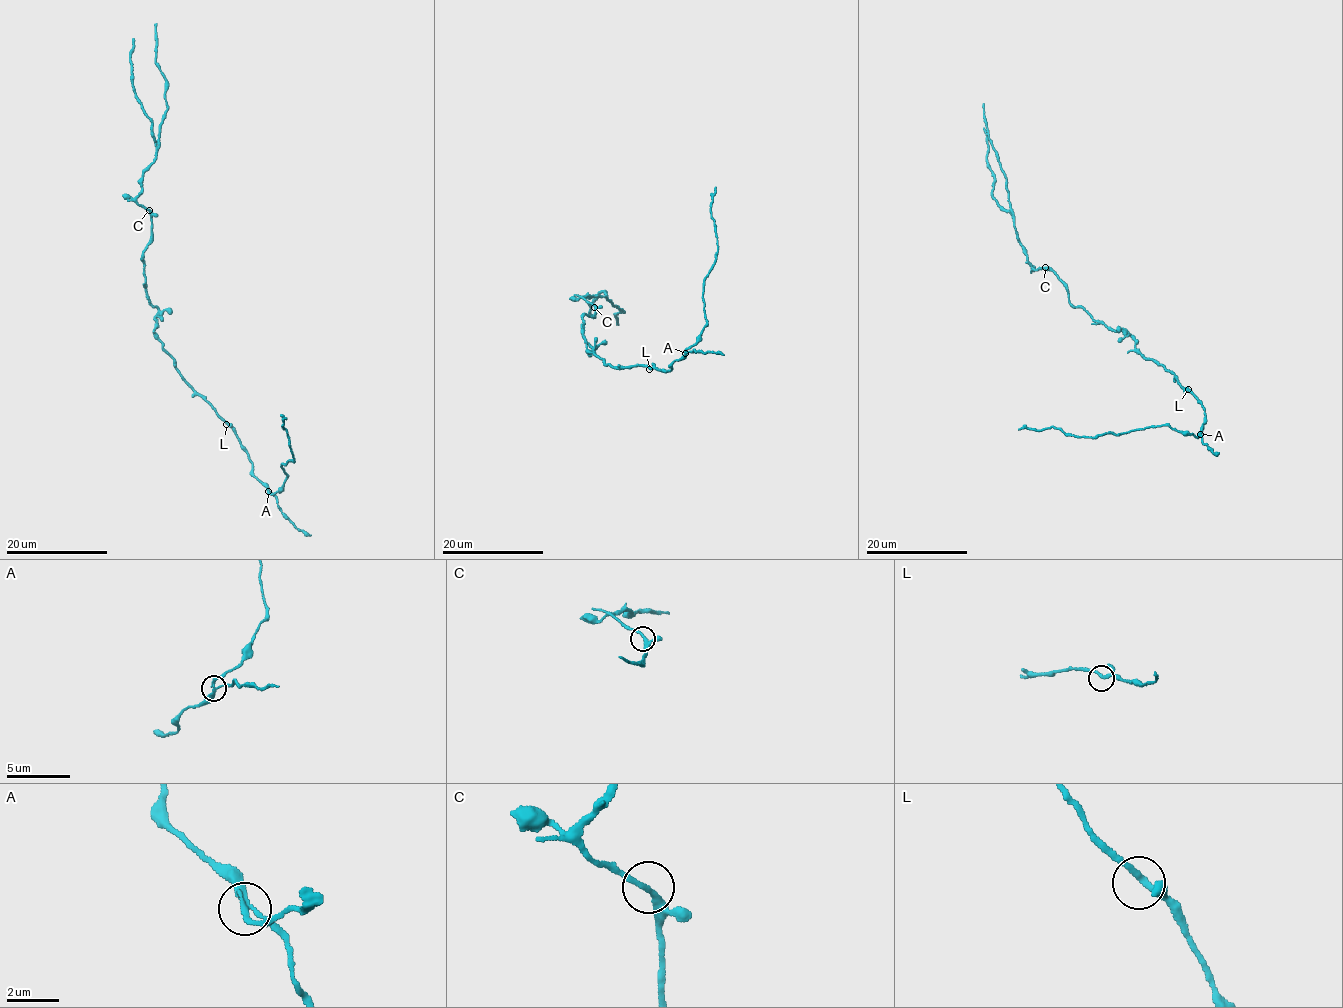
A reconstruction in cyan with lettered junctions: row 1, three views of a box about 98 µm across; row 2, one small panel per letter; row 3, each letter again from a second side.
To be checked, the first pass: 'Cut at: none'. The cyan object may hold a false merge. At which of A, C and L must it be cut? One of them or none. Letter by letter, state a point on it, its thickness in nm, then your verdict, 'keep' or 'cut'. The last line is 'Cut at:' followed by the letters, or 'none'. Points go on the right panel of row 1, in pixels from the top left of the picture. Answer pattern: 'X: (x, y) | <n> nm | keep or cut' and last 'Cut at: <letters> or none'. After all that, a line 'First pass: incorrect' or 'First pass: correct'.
A: (1200, 434) | 200 nm | cut
C: (1045, 267) | 220 nm | keep
L: (1188, 389) | 200 nm | keep
Cut at: A
First pass: incorrect

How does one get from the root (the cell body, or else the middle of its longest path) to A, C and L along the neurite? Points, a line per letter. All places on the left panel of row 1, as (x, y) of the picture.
A: (170, 357), (186, 381), (233, 429), (252, 463), (253, 476), (268, 491)
C: (170, 357), (155, 332), (158, 309), (150, 302), (145, 291), (142, 256), (151, 235), (149, 210)
L: (170, 357), (186, 381), (226, 424)

